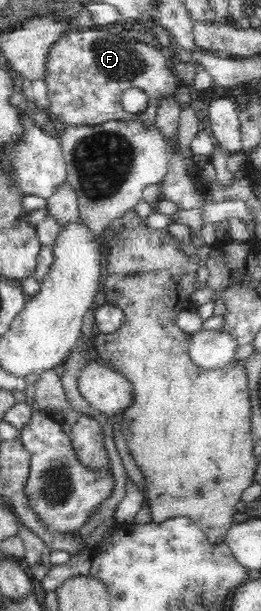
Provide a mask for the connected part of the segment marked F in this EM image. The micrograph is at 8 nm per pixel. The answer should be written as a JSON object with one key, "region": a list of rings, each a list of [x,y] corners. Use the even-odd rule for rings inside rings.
{"region":[[[96,26],[73,32],[71,36],[59,40],[59,44],[55,44],[48,59],[49,64],[44,77],[48,87],[46,98],[50,101],[48,112],[54,121],[63,126],[95,126],[109,121],[137,121],[145,129],[156,128],[158,110],[162,107],[163,100],[173,99],[176,102],[179,85],[183,84],[167,49],[160,44],[151,46],[147,42],[138,42],[121,34],[110,34],[107,30]],[[131,88],[141,88],[147,93],[149,99],[147,110],[139,114],[131,114],[123,110],[121,96],[125,90]]]}

